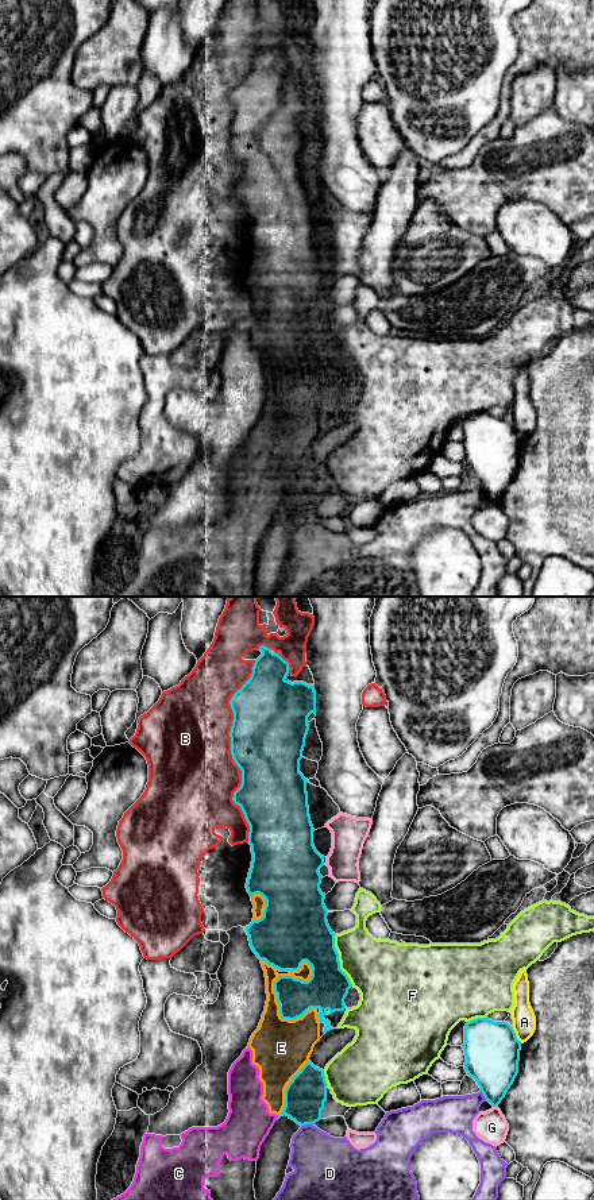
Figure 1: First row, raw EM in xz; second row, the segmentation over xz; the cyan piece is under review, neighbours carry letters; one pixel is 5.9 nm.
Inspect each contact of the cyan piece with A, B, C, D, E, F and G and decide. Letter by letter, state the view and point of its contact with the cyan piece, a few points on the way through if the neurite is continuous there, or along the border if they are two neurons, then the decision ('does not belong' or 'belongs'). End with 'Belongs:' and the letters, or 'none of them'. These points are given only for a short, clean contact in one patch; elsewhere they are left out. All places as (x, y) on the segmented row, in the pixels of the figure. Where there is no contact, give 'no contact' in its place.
A: xz (515, 1035) | does not belong
B: xz (231, 751) | does not belong
C: xz (277, 1118) | does not belong
D: xz (307, 1123) | does not belong
E: xz (288, 976) | does not belong
F: xz (338, 960) | does not belong
G: xz (496, 1106) | does not belong
Belongs: none of them

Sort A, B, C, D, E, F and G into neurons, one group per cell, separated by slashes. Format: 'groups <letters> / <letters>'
groups A / B / C E / D / F / G

